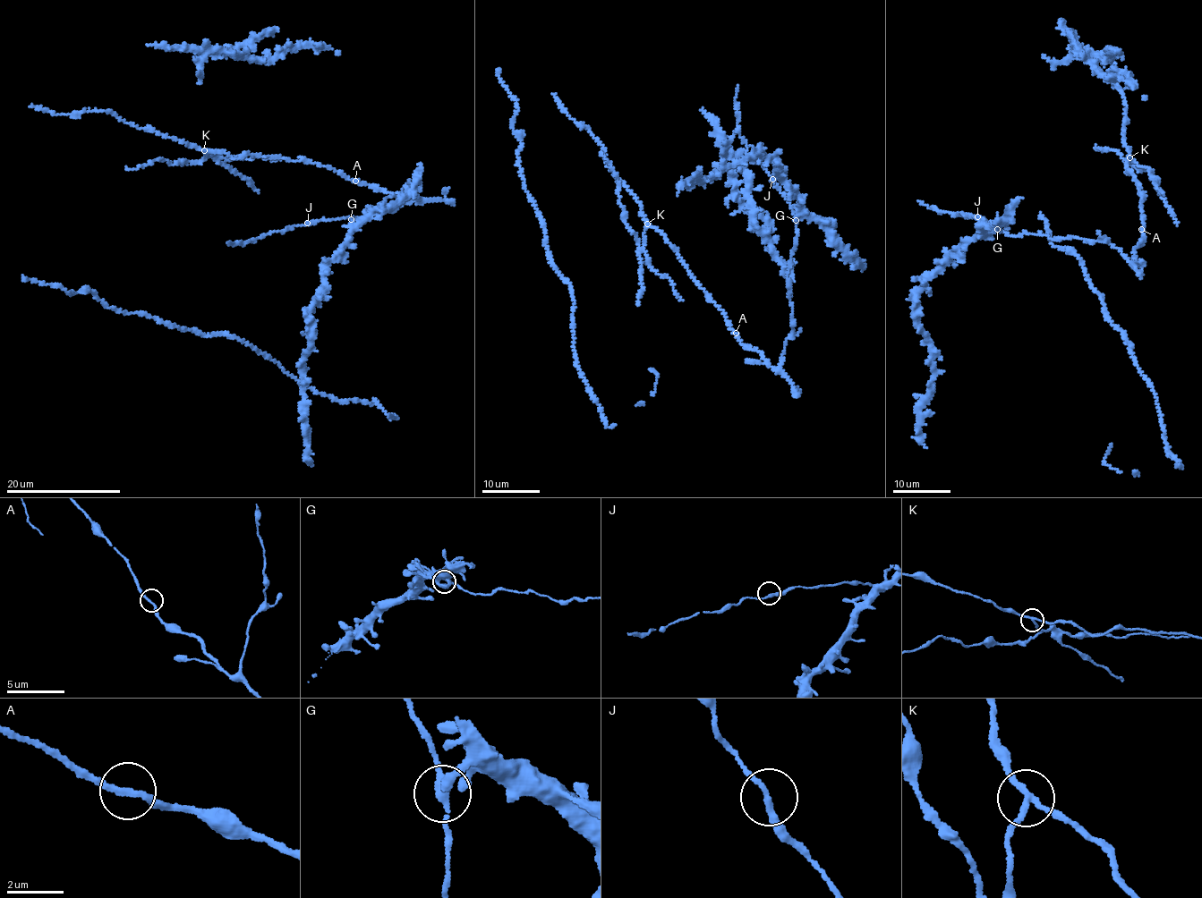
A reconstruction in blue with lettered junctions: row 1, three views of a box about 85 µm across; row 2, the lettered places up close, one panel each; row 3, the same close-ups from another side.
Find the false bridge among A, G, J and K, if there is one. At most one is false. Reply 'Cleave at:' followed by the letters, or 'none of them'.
Cleave at: K

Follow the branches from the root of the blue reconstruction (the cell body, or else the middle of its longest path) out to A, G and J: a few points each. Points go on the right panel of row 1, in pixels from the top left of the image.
A: (1133, 162), (1128, 159), (1125, 165), (1127, 172), (1133, 176), (1141, 195), (1141, 229)
G: (1133, 162), (1128, 159), (1125, 165), (1138, 185), (1144, 236), (1134, 248), (1135, 263), (1105, 241), (997, 229)
J: (1133, 162), (1128, 159), (1125, 165), (1138, 185), (1144, 236), (1133, 264), (1105, 241), (1006, 234), (977, 216)

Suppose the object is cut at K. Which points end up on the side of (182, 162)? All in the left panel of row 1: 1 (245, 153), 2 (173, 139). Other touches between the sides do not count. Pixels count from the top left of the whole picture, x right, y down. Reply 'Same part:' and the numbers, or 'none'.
Same part: none

